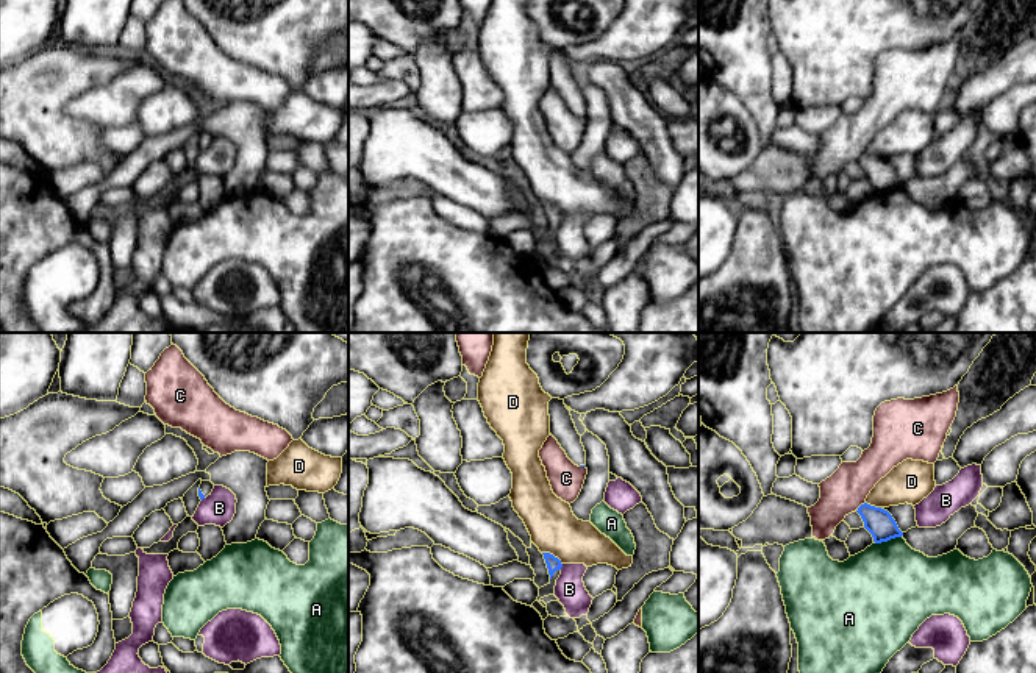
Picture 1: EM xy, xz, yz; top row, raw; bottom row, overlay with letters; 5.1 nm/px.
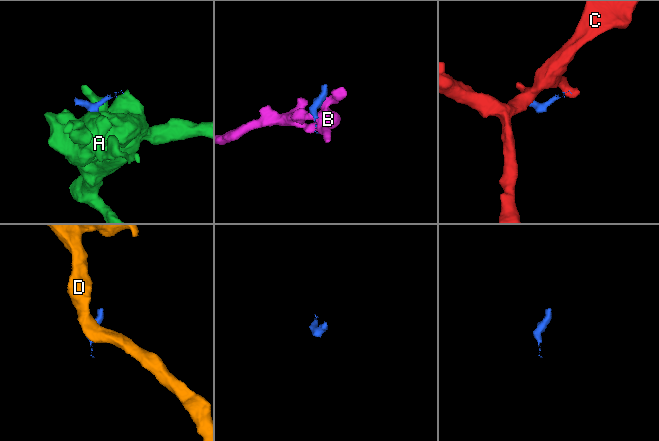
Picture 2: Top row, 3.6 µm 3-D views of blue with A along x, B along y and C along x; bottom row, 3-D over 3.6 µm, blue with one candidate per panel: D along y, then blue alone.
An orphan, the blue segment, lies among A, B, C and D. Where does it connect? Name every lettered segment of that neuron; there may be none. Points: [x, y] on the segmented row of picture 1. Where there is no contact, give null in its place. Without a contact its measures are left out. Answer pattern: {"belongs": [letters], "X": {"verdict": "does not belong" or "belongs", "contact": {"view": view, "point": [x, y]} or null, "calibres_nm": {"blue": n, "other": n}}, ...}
{"belongs": [], "A": {"verdict": "does not belong", "contact": {"view": "yz", "point": [886, 541]}, "calibres_nm": {"blue": 140, "other": 480}}, "B": {"verdict": "does not belong", "contact": {"view": "xz", "point": [561, 566]}, "calibres_nm": {"blue": 70, "other": 150}}, "C": {"verdict": "does not belong", "contact": {"view": "yz", "point": [860, 506]}, "calibres_nm": {"blue": 140, "other": 220}}, "D": {"verdict": "does not belong", "contact": {"view": "xz", "point": [552, 555]}, "calibres_nm": {"blue": 70, "other": 260}}}

